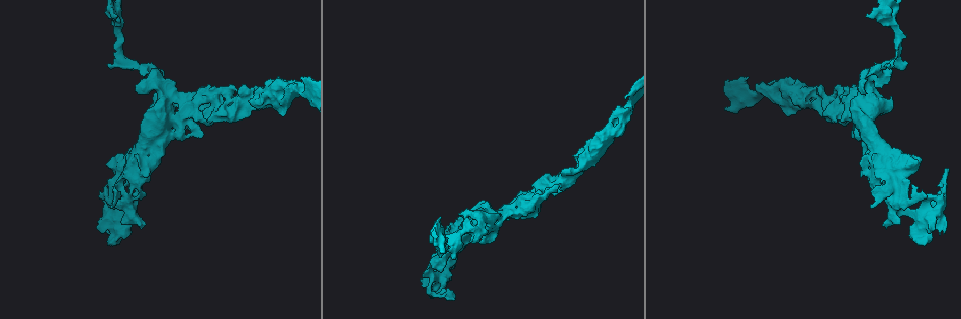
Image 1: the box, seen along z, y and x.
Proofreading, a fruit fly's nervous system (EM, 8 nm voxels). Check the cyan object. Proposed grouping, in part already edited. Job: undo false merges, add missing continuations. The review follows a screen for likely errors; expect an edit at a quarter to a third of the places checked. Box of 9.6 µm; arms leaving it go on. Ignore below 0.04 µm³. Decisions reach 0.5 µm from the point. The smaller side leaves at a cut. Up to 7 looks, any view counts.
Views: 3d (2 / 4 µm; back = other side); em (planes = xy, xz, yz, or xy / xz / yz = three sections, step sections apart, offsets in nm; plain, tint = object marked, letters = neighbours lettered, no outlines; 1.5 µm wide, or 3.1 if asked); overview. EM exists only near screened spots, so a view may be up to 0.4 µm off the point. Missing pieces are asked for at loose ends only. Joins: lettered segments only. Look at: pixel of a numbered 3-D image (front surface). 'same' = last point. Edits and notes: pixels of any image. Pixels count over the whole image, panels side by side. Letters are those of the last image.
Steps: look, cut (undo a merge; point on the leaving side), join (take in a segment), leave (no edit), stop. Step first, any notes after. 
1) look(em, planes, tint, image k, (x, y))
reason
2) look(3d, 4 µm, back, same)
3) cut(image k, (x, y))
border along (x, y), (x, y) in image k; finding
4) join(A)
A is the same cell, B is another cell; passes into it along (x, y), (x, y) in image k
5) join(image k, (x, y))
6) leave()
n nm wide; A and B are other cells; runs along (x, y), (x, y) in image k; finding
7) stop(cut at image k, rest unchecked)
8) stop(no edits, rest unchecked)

look(3d, 2 µm, image 1, (119, 215))
closes a loop

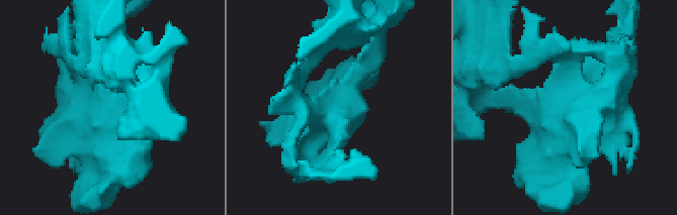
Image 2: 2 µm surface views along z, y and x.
look(em, xy, step 8, plain, image 2, (339, 100))

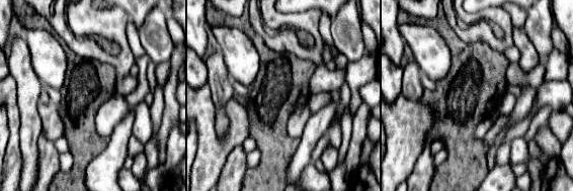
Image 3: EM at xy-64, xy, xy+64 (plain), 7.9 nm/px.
look(em, xy, step 8, letters, same)
see the neighbours

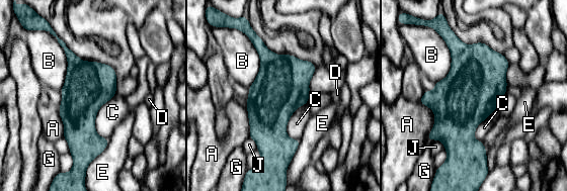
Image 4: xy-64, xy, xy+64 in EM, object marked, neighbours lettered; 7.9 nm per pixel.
leave()
380 nm wide; A, B, C, D, E, G and J are other cells; border along (115, 93), (95, 118), (104, 138) in image 4; continuous, no second neuron

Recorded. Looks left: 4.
look(3d, 4 µm, back, image 1, (530, 191))
an open end

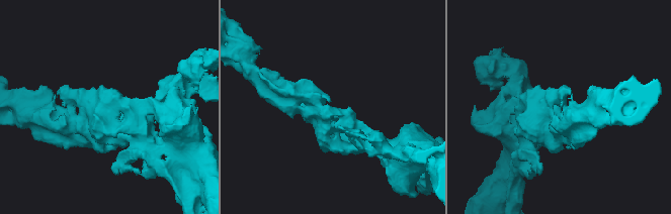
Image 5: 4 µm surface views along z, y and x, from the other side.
look(em, xz, step 4, tint, same)
need the tissue

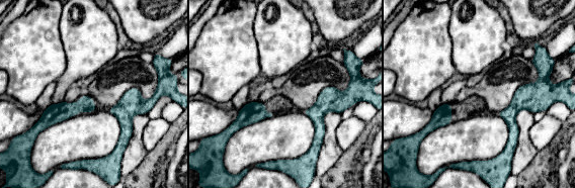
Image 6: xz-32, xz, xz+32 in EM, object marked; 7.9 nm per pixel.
look(em, yz, step 8, letters, same)

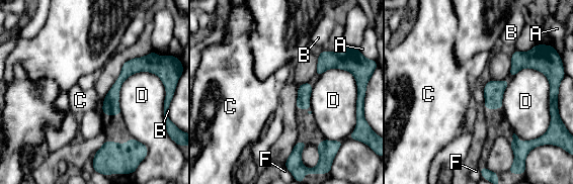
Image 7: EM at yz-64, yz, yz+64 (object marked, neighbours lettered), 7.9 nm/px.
leave()
A, B, C, D and F are other cells; runs along (136, 60), (117, 83), (106, 112) in image 7; none of them fits

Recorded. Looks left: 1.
stop(no edits, rest unchecked)

